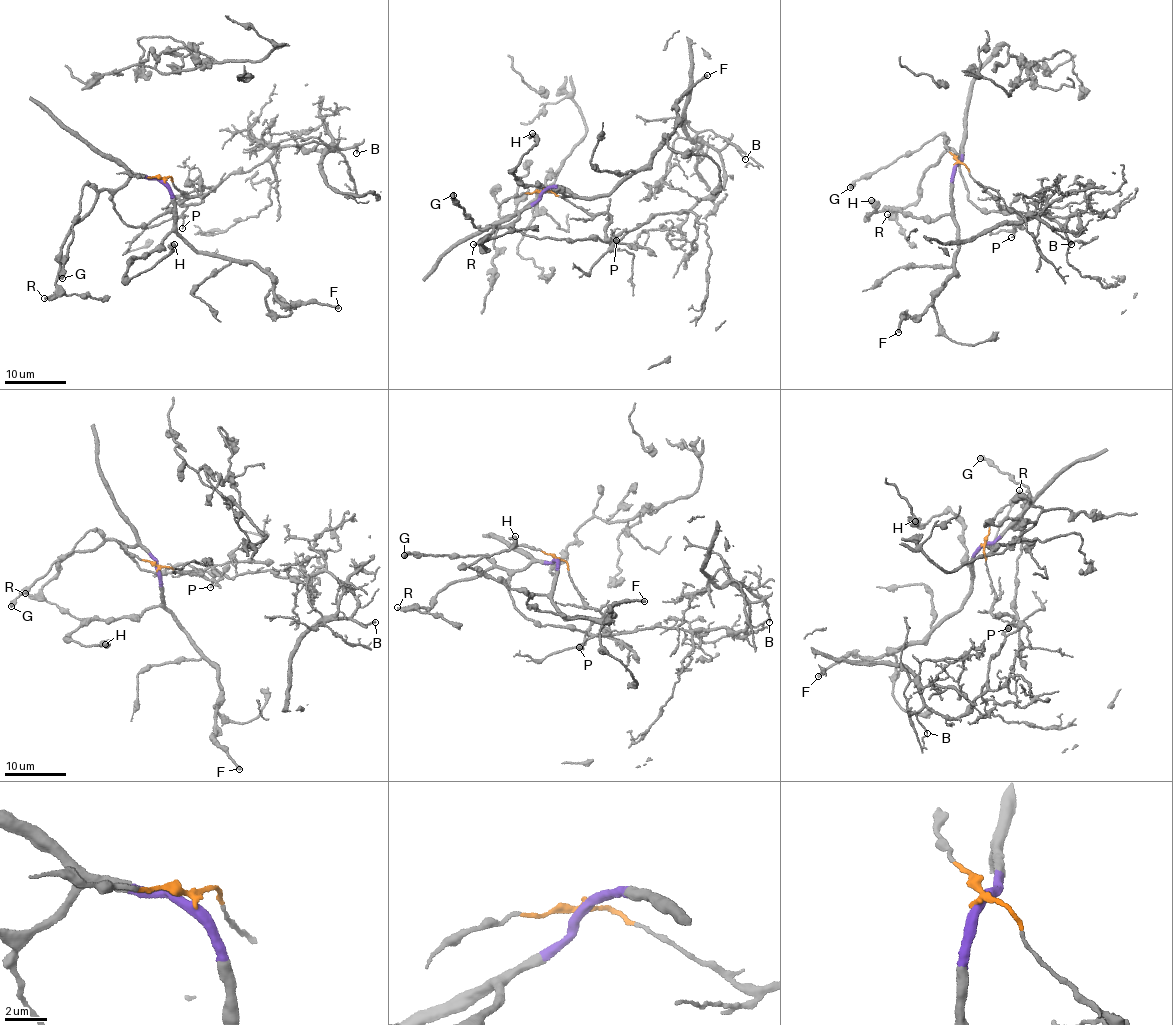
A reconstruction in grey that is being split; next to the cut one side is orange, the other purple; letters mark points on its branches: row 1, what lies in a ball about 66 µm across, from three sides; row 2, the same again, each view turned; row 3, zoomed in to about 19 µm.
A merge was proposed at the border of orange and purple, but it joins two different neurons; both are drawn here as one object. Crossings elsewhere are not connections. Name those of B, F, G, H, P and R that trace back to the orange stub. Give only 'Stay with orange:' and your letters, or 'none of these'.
Stay with orange: B, P

